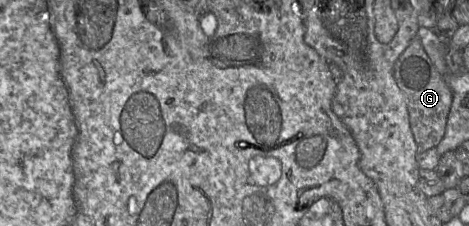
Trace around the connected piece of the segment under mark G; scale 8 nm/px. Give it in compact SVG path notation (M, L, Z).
M418 36L410 42L396 60L393 77L406 100L410 128L417 146L417 153L436 148L445 133L453 95L443 75L438 72L426 54Z

